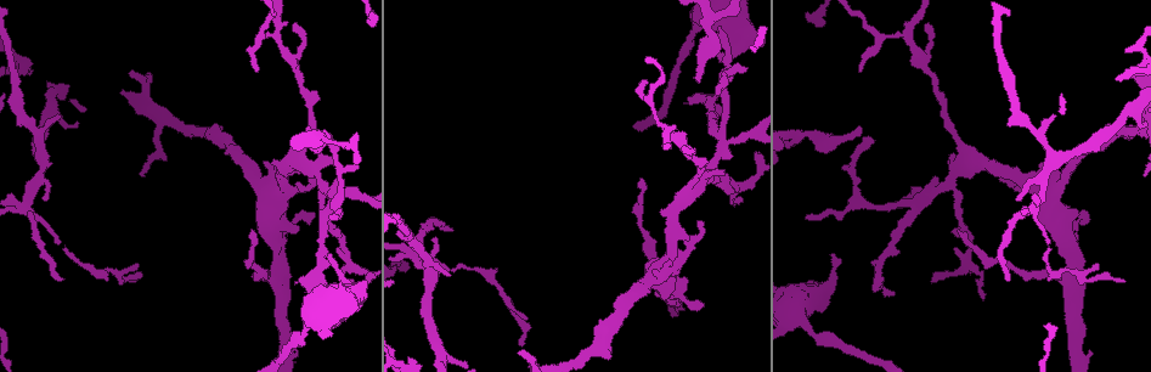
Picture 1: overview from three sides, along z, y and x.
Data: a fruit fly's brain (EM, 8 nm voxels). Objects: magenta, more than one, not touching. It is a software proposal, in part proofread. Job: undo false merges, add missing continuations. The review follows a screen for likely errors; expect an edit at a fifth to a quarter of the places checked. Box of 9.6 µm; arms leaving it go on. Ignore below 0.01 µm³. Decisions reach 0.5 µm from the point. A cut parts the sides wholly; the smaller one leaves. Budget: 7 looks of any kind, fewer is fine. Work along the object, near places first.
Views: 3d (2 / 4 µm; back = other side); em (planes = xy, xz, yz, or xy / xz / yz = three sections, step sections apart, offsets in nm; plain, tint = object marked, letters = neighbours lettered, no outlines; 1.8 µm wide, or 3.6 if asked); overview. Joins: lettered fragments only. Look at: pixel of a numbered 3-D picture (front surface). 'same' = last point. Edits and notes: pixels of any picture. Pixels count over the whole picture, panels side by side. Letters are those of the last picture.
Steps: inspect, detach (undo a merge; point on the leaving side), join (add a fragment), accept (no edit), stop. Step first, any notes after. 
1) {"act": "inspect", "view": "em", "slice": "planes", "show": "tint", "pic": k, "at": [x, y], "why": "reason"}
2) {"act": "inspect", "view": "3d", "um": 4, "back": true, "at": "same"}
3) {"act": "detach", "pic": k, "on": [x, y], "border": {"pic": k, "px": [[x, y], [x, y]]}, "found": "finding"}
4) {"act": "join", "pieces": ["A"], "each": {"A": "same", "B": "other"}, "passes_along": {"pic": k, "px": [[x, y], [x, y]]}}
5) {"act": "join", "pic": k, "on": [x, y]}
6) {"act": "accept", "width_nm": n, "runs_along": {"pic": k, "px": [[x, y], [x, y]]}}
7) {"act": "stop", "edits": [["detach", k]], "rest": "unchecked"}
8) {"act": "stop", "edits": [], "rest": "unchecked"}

{"act": "inspect", "view": "em", "slice": "planes", "show": "letters", "pic": 1, "at": [329, 142], "why": "sharp bend"}

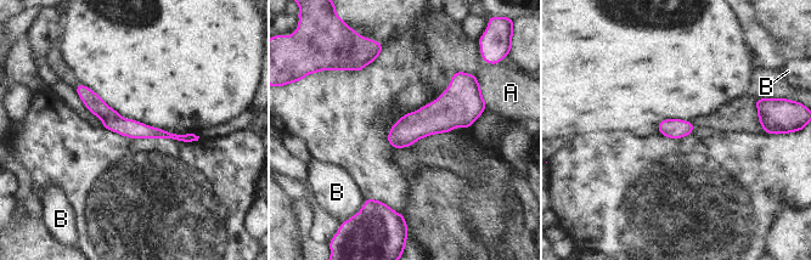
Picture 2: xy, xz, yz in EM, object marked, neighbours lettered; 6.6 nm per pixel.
{"act": "detach", "pic": 2, "on": [95, 105], "longest_contact_nm": ["B", 70], "each": {"A": "other", "B": "other"}, "border": {"pic": 2, "px": [[123, 118], [102, 120]]}, "found": "a second cell is stuck on"}

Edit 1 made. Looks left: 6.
{"act": "inspect", "view": "overview"}

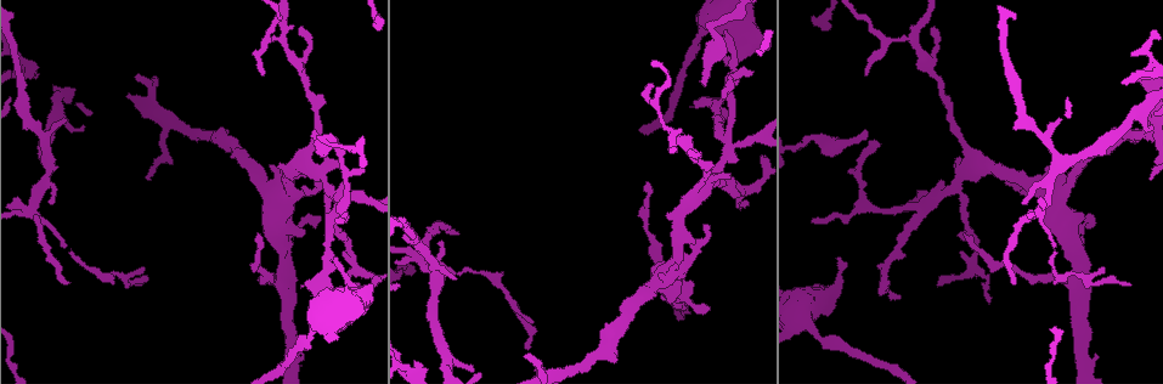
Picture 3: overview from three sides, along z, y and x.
{"act": "inspect", "view": "3d", "um": 4, "pic": 3, "at": [839, 257], "why": "free end"}

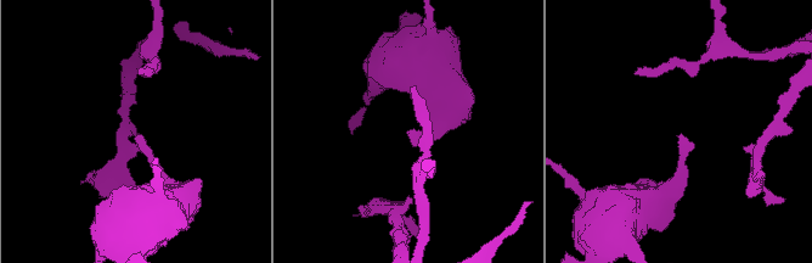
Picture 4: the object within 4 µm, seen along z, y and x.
{"act": "inspect", "view": "em", "um": 3.6, "slice": "planes", "show": "letters", "pic": 4, "at": [137, 134], "why": "need the tissue"}

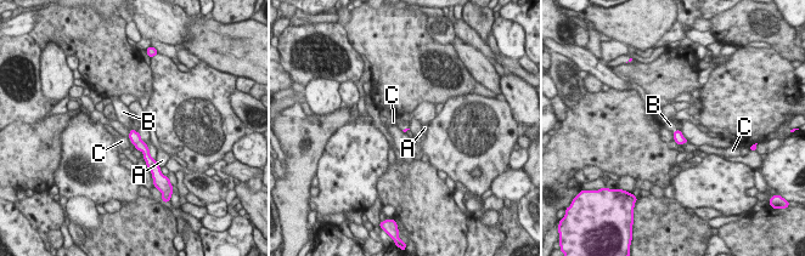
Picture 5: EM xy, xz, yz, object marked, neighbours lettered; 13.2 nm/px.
{"act": "join", "pieces": ["B"], "each": {"A": "other", "B": "same", "C": "other"}, "passes_along": {"pic": 5, "px": [[679, 138], [675, 131], [670, 125]]}, "found": "it goes on there"}

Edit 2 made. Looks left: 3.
{"act": "inspect", "view": "em", "um": 3.6, "slice": "planes", "show": "plain", "pic": 3, "at": [319, 325], "why": "sudden change in width"}

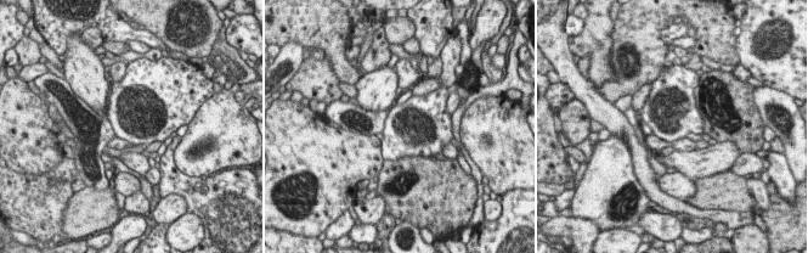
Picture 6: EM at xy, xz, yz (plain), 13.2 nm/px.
{"act": "inspect", "view": "em", "um": 3.6, "slice": "planes", "show": "letters", "at": "same", "why": "what lies round it"}

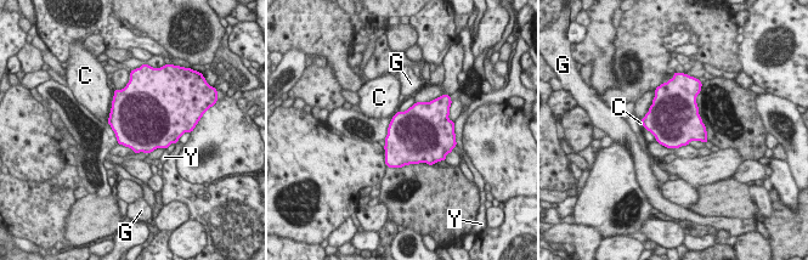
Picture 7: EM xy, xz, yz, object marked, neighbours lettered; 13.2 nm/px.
{"act": "accept", "longest_contact_nm": ["C", 360], "each": {"C": "other", "G": "other", "Y": "other"}, "border": {"pic": 7, "px": [[114, 95], [107, 119]]}, "found": "continuous, no second cell"}

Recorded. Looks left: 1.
{"act": "stop", "edits": [["detach", 2], ["join", 5]], "rest": "unchecked"}

